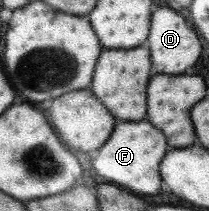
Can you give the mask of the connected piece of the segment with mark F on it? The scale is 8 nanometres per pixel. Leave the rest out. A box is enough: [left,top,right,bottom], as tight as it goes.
[92,121,168,195]

